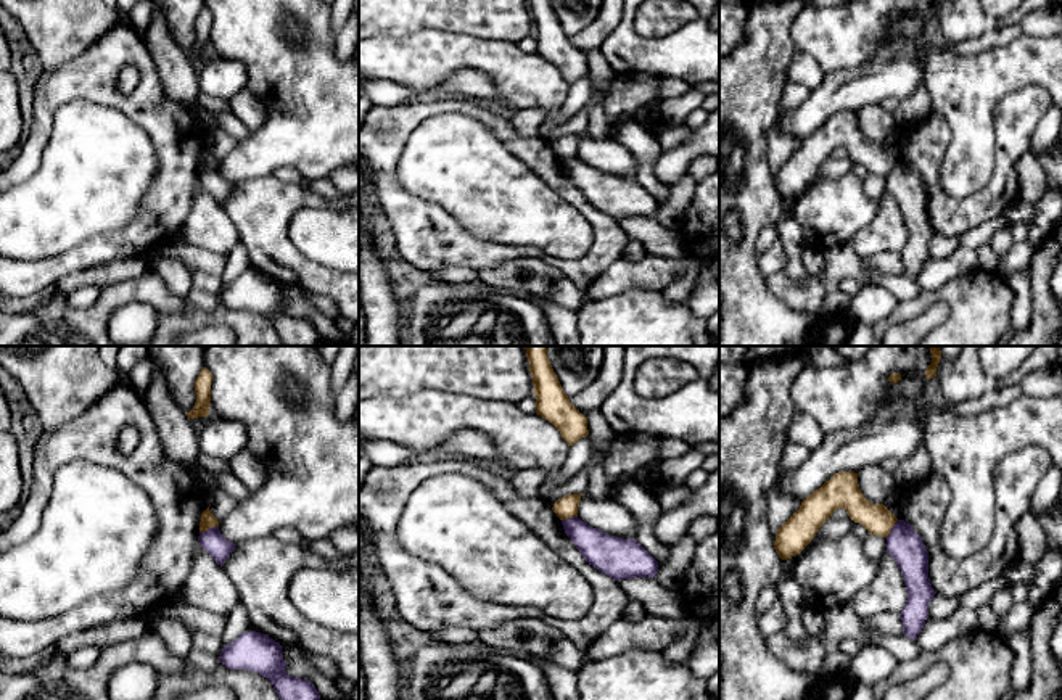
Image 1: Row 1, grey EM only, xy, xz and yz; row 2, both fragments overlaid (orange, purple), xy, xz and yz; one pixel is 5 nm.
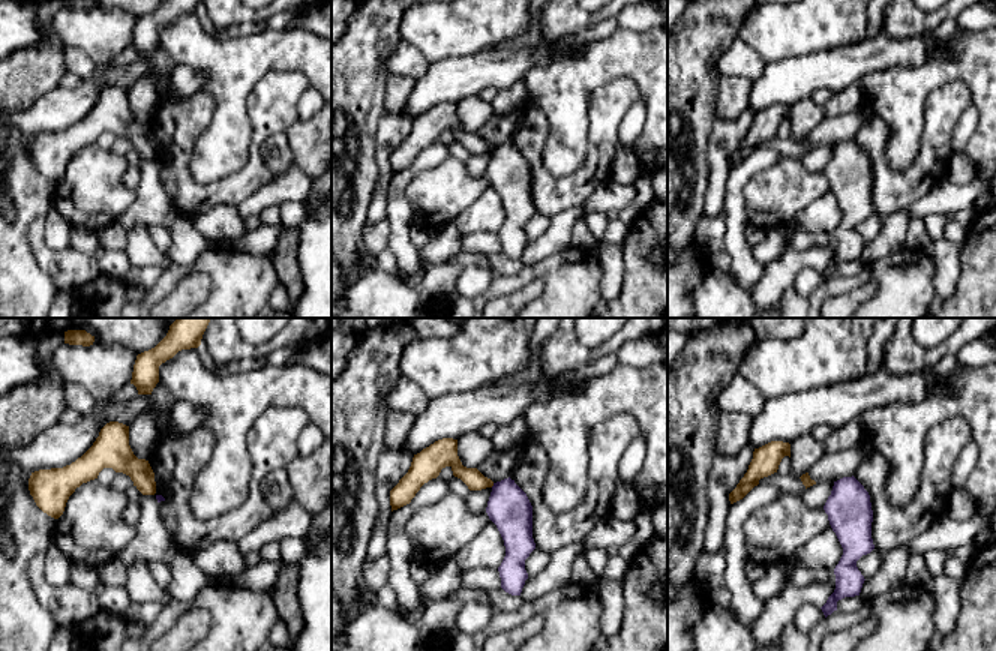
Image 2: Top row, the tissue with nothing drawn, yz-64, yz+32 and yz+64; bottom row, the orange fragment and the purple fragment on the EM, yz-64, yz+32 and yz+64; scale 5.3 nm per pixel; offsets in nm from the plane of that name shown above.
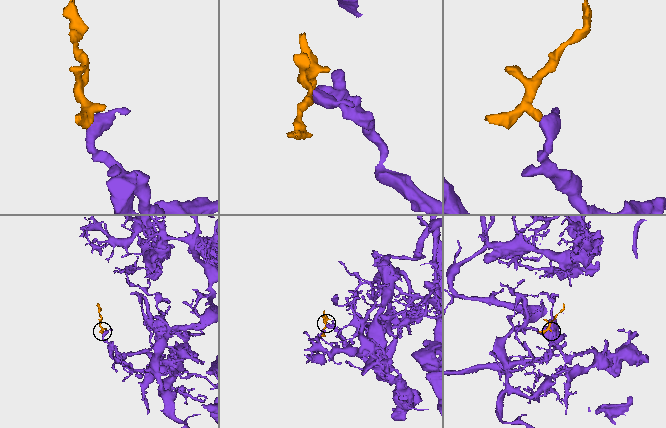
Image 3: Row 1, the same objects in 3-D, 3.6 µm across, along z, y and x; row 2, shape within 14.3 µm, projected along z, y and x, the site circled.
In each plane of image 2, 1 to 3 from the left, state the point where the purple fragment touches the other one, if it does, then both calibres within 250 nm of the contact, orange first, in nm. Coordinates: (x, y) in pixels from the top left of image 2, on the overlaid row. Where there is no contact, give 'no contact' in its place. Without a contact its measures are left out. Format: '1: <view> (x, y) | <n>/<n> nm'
1: no contact
2: yz+32 (492, 485) | 100/220 nm
3: no contact

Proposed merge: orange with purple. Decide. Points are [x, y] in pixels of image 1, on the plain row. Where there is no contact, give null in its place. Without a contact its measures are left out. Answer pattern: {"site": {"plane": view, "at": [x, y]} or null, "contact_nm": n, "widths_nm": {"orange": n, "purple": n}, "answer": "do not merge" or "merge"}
{"site": {"plane": "xy", "at": [208, 168]}, "contact_nm": 100, "widths_nm": {"orange": 80, "purple": 110}, "answer": "do not merge"}

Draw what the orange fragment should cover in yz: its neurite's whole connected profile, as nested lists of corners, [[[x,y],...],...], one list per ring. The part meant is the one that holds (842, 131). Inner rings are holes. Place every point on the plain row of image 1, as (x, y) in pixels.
[[[838,111],[803,138],[800,148],[777,169],[774,188],[782,200],[800,193],[837,148],[862,164],[869,174],[887,177],[898,158],[883,145],[871,143],[859,129],[858,113]]]

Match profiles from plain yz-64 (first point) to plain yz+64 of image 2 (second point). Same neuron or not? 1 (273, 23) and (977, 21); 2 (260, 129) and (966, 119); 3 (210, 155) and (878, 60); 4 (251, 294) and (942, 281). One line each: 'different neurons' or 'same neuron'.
1: same neuron
2: different neurons
3: different neurons
4: different neurons

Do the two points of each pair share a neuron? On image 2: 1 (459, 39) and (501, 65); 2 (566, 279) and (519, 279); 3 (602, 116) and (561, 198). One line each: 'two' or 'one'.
1: two
2: one
3: one

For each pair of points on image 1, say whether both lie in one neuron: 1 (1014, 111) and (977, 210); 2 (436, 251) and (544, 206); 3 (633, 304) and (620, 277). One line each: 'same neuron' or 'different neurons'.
1: same neuron
2: different neurons
3: different neurons

